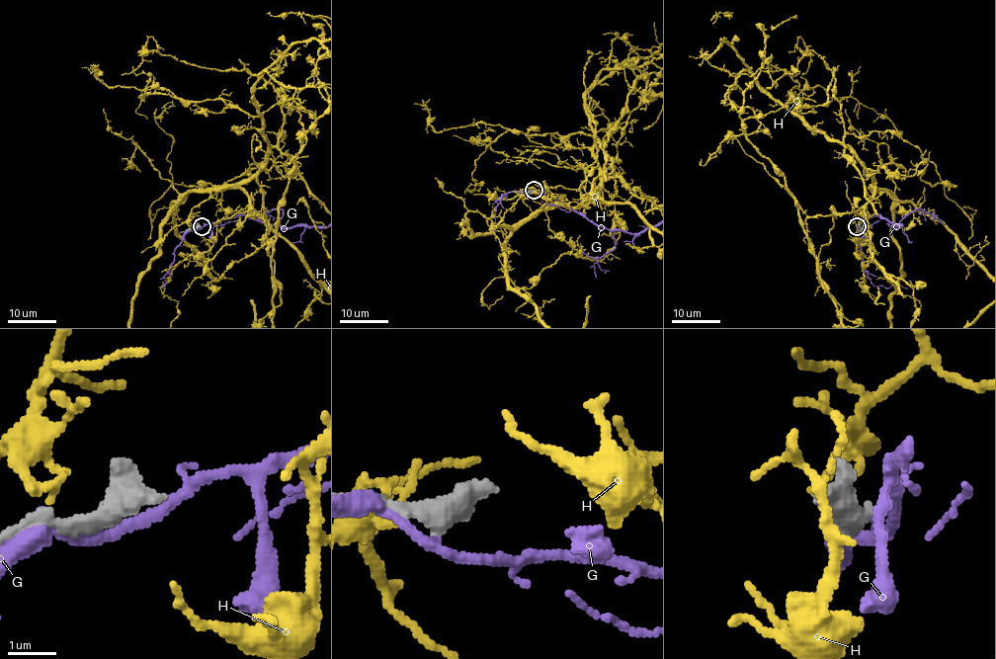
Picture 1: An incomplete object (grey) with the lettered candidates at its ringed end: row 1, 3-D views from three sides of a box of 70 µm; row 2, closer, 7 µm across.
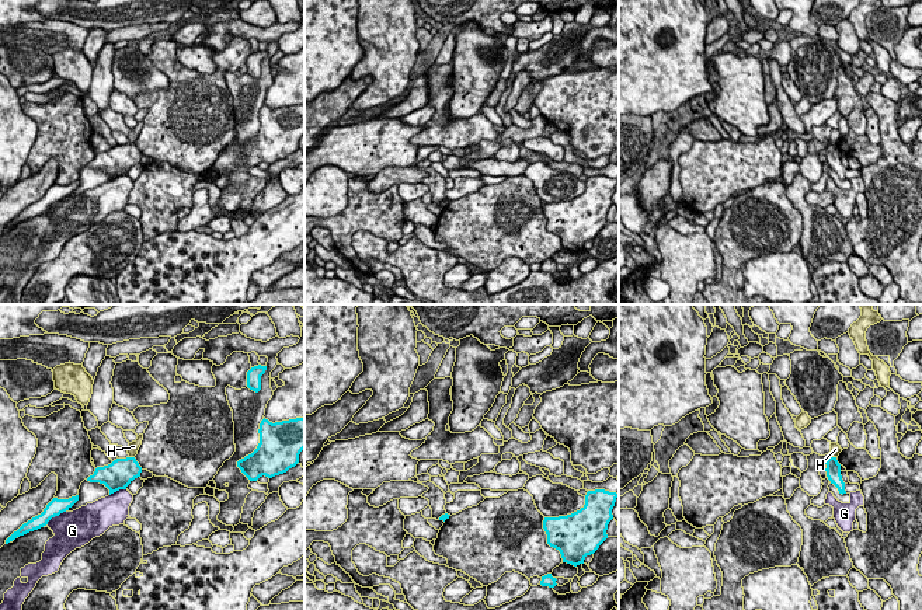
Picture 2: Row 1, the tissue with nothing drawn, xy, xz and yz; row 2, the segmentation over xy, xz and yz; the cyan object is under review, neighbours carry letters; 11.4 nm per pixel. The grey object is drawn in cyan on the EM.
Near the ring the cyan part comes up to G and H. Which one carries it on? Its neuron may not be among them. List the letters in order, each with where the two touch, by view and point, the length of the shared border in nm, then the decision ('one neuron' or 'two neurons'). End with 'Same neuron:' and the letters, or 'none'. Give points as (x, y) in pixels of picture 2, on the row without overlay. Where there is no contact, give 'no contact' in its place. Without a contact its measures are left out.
G: xy (54, 202) | 320 nm | two neurons
H: xy (132, 143) | 70 nm | two neurons
Same neuron: none

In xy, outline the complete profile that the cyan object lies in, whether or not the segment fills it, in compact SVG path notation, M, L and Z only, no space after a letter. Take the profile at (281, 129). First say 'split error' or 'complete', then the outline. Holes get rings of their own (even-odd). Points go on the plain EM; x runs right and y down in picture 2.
complete | M264 104L258 119L257 135L237 147L237 153L250 167L262 161L272 164L299 149L299 140L305 135L305 104L275 109Z

